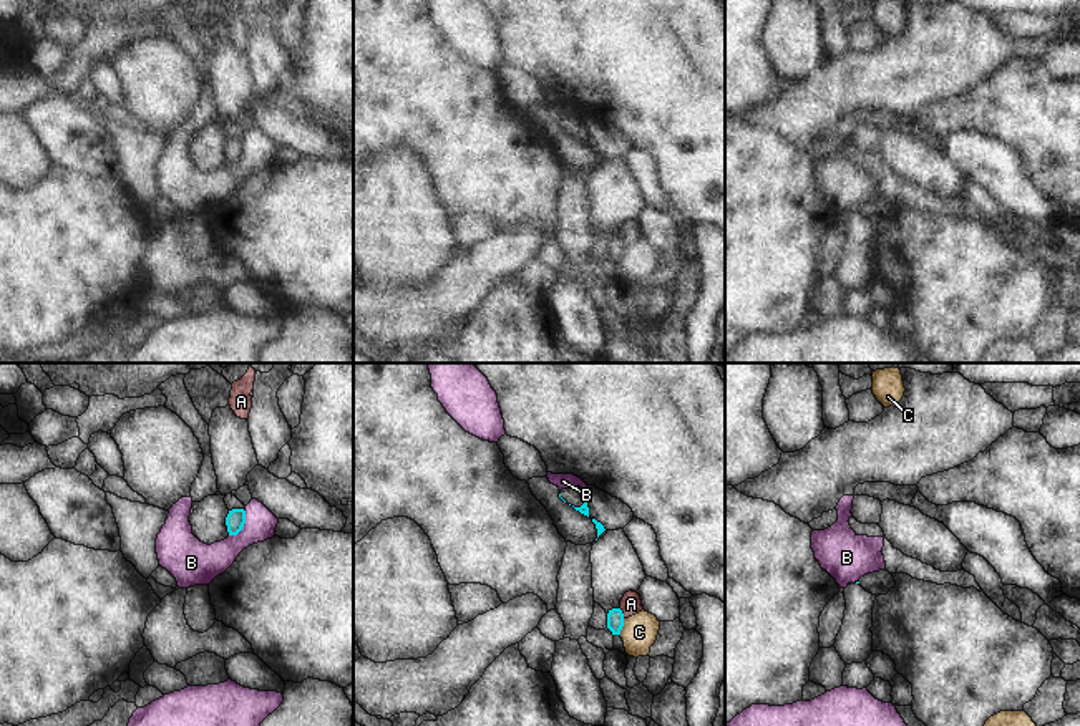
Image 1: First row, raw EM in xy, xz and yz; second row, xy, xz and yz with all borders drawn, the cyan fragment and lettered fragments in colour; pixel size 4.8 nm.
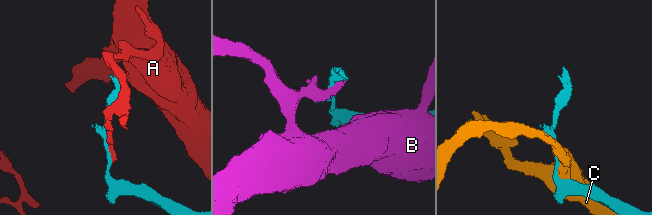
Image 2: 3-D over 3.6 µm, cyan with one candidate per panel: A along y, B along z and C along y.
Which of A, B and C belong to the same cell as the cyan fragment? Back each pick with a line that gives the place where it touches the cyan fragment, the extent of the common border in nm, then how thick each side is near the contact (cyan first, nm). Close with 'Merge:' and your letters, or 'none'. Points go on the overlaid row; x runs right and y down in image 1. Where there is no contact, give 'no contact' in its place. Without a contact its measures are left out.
Merge: none

